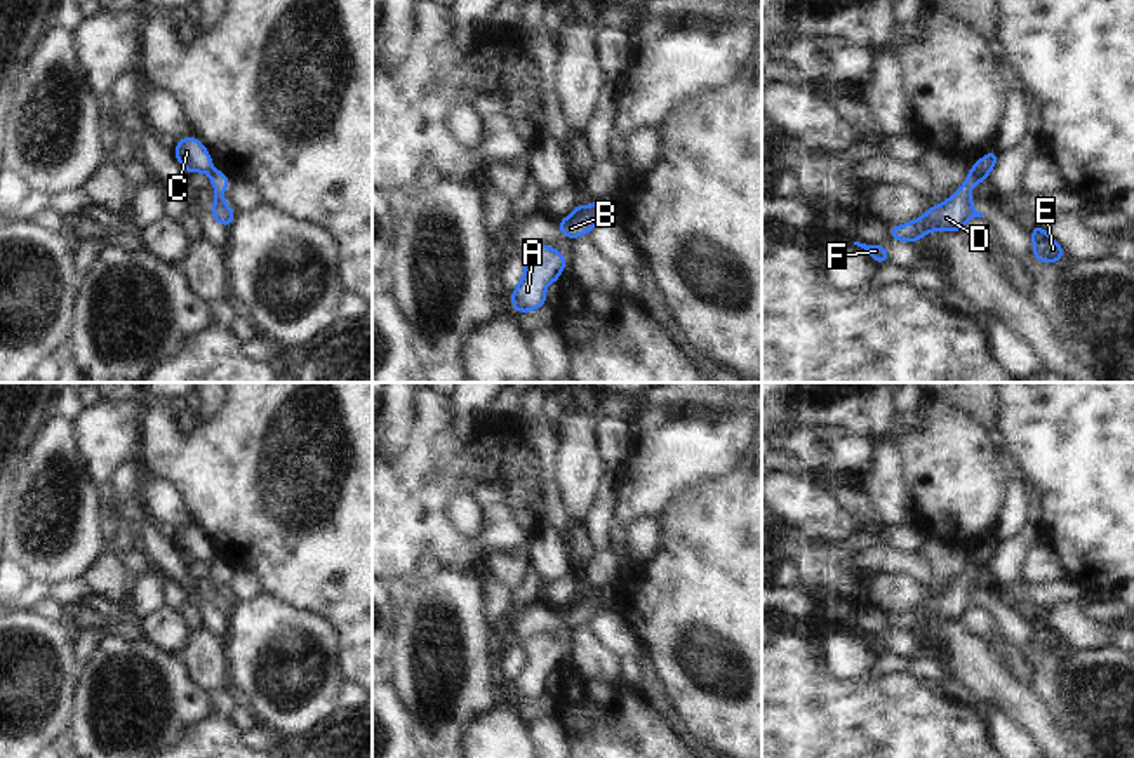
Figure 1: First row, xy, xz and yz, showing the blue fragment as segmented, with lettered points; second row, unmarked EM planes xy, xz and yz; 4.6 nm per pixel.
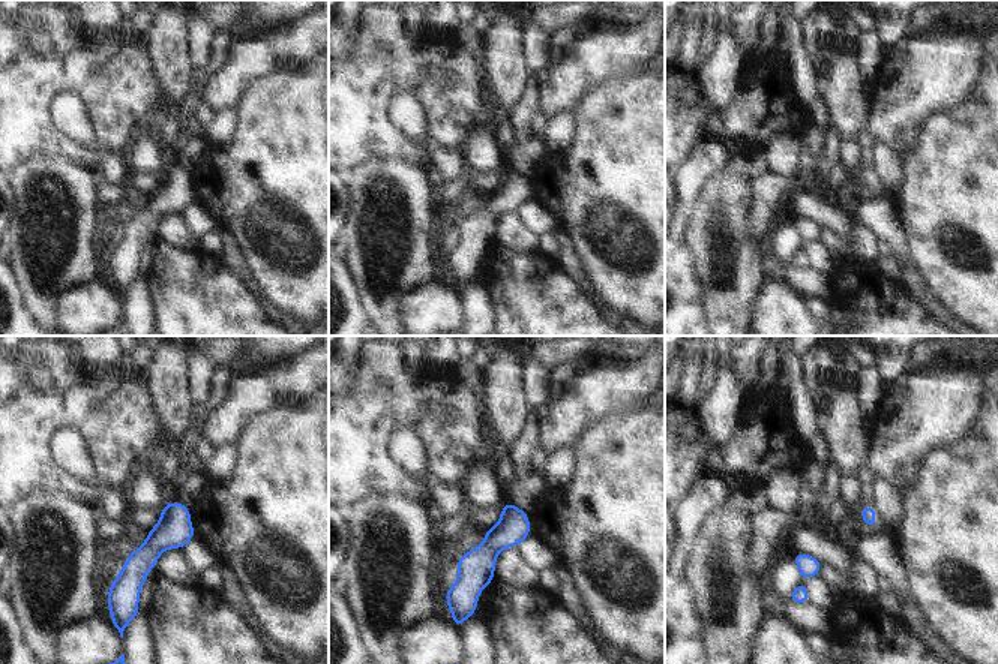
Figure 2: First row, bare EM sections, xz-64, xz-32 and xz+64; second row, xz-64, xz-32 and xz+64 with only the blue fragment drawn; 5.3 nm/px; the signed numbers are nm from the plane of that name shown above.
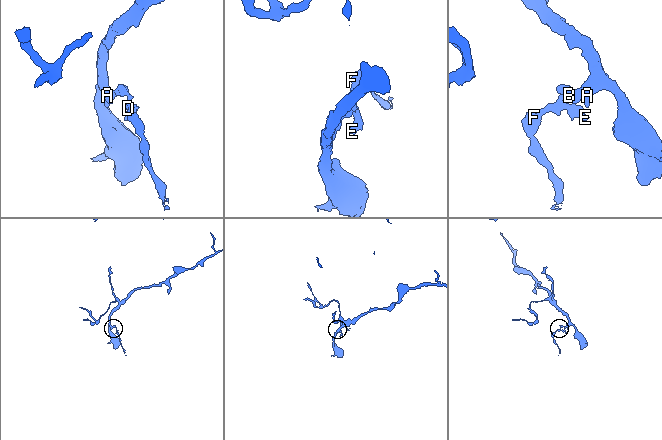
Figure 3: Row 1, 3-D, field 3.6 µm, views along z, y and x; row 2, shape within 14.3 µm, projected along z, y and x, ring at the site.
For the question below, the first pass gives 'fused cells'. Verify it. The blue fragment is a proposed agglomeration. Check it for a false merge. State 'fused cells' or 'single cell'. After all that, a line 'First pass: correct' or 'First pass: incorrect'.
fused cells
First pass: correct

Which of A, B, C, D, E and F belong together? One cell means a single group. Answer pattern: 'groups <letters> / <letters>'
groups A B C / D E F

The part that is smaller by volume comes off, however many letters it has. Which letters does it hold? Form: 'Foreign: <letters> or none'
Foreign: D, E, F

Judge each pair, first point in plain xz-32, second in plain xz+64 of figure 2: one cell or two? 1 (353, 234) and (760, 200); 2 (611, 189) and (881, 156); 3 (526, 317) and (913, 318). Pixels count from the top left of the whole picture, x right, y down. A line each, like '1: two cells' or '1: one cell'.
1: two cells
2: two cells
3: one cell

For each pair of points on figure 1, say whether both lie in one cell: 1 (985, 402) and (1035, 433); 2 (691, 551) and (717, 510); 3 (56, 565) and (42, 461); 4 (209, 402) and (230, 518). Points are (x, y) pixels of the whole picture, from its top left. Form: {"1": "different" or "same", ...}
{"1": "different", "2": "same", "3": "same", "4": "different"}

